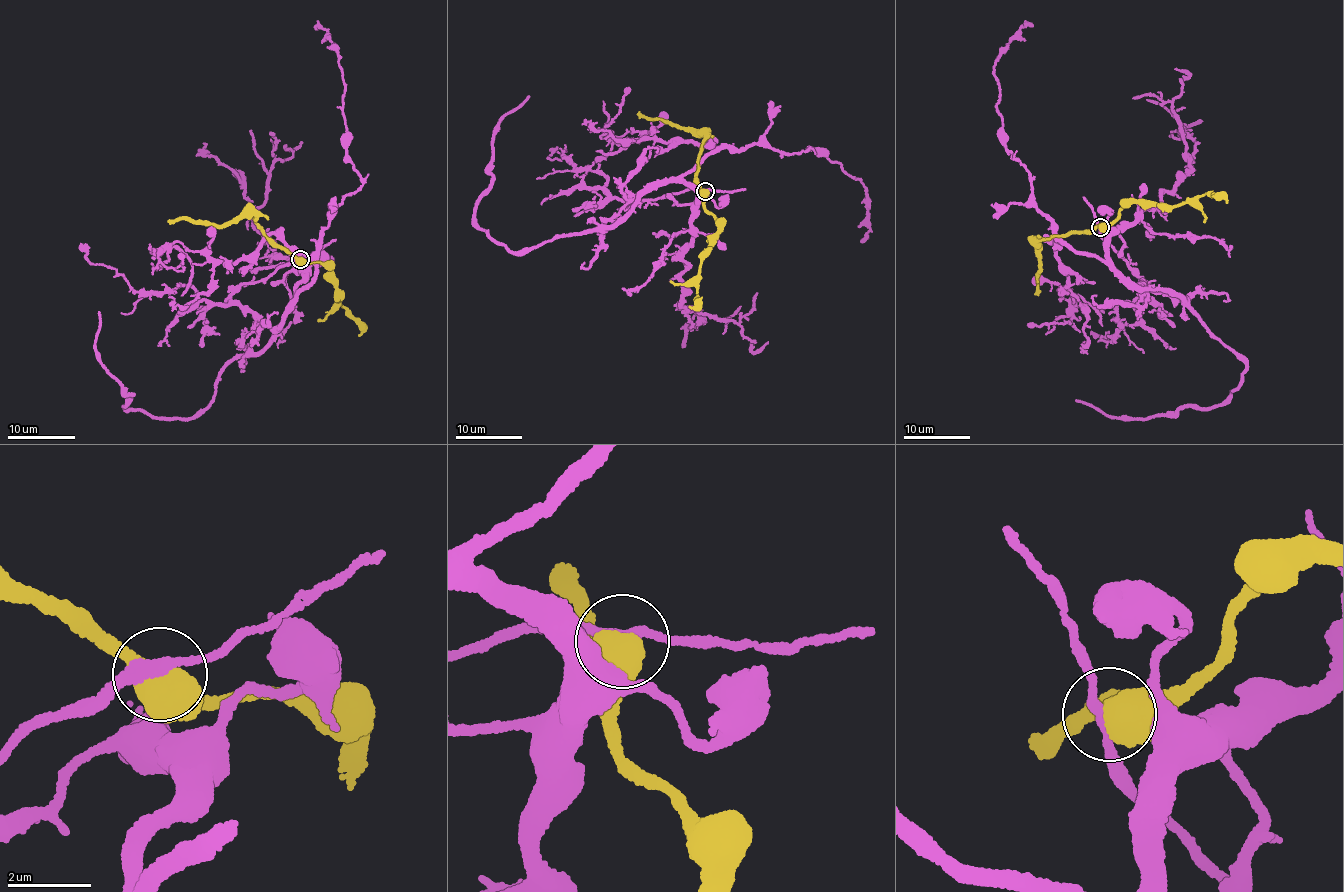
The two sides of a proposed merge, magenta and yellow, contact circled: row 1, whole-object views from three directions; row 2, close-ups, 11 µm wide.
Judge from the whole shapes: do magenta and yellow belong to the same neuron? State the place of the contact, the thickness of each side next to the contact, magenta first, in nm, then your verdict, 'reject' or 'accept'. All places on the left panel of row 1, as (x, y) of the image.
place (300, 259); calibres 240 and 650 nm; accept

